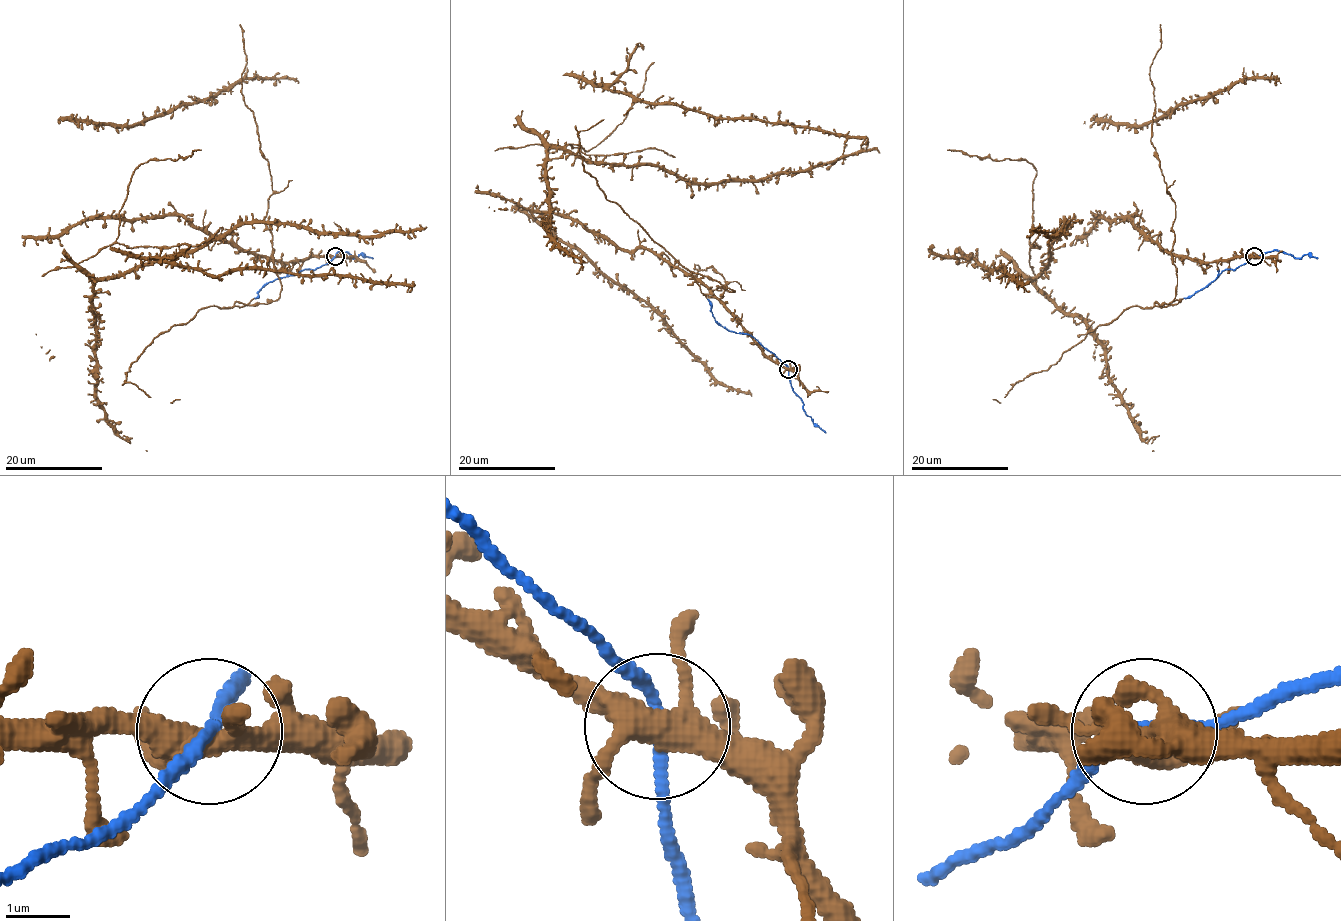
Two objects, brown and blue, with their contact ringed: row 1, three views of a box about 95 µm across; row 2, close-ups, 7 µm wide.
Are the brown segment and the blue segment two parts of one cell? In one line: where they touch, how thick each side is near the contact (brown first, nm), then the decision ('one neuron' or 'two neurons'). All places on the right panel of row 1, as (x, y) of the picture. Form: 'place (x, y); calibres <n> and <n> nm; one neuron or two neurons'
place (1254, 256); calibres 380 and 170 nm; one neuron

